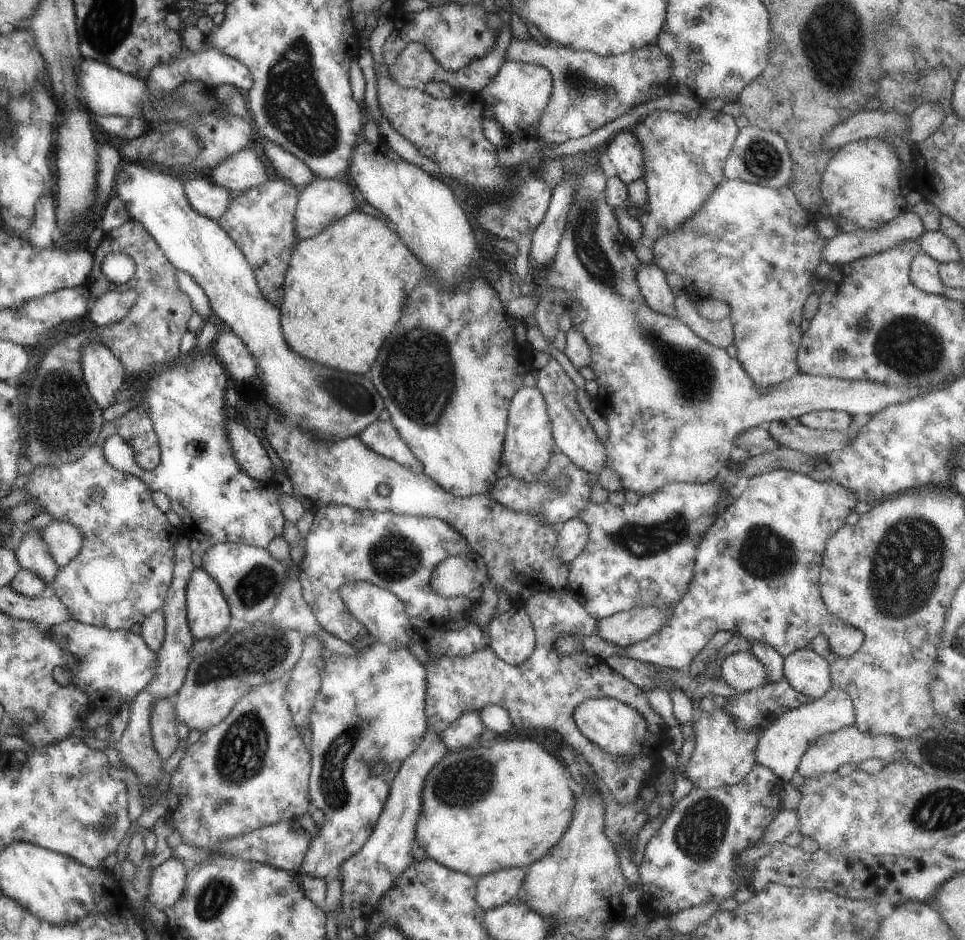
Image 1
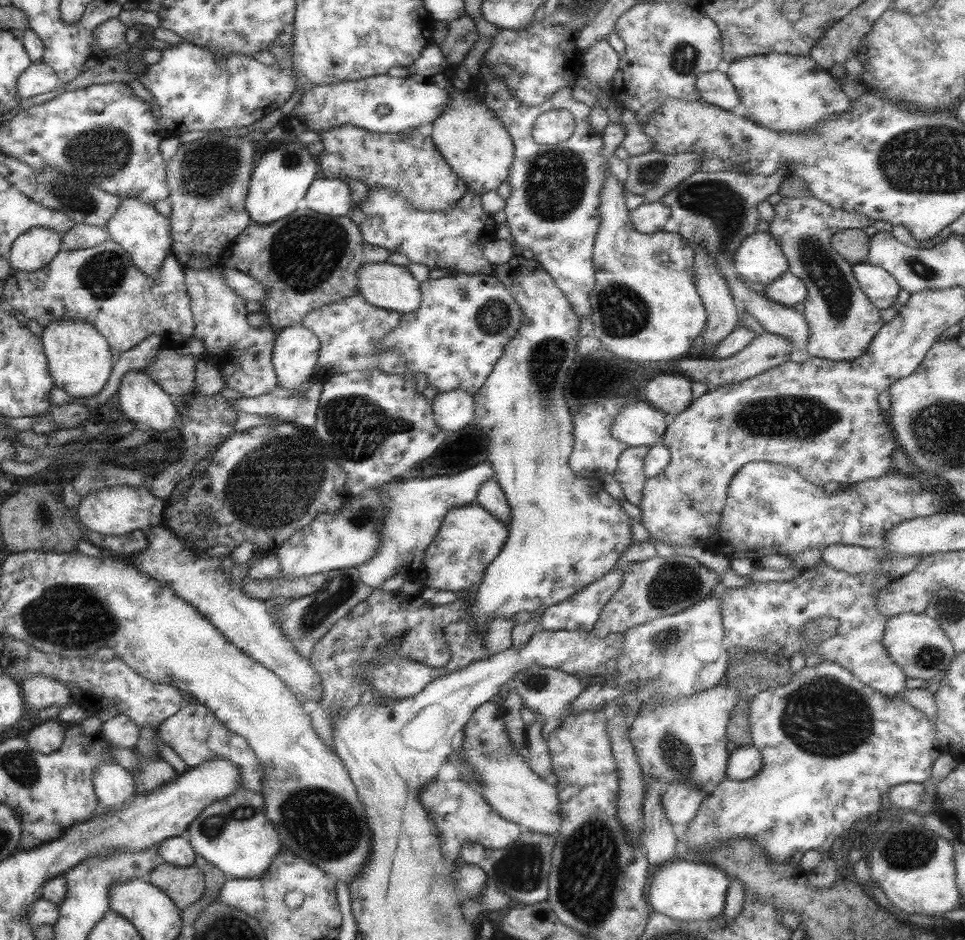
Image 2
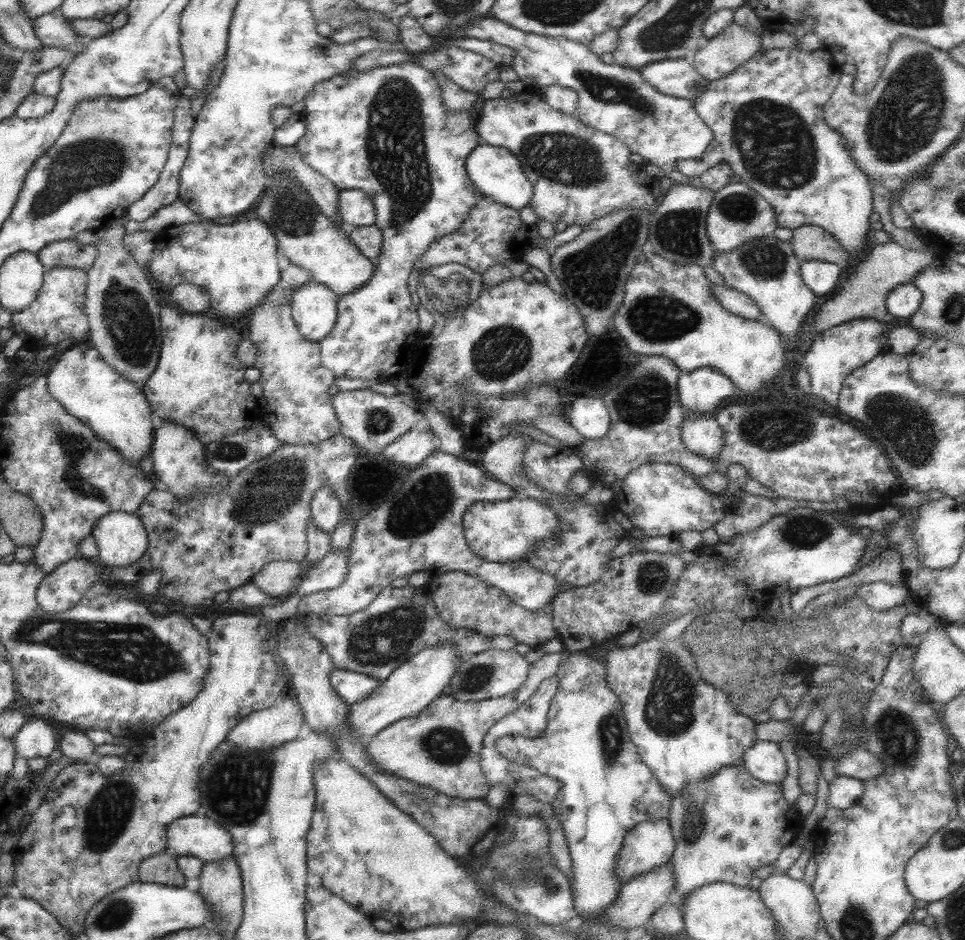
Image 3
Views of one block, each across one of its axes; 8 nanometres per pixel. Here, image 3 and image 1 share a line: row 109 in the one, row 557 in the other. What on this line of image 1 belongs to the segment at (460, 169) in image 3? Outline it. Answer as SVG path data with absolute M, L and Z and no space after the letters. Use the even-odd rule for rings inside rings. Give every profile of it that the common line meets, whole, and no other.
M327 504L327 506L321 506L313 512L313 519L307 536L305 536L303 548L303 556L296 562L301 596L305 604L311 608L317 624L323 630L327 630L331 636L349 644L353 640L361 639L367 632L361 622L347 612L348 608L345 608L343 598L339 594L341 586L347 582L367 582L367 584L373 584L377 588L391 592L403 604L405 616L409 618L409 624L413 628L442 628L445 625L446 616L451 616L454 612L469 612L474 607L468 598L445 598L439 596L437 592L433 592L433 588L429 586L429 576L438 562L441 562L446 556L467 554L470 549L461 534L453 530L447 522L438 518L389 511L355 510L355 508L343 504Z

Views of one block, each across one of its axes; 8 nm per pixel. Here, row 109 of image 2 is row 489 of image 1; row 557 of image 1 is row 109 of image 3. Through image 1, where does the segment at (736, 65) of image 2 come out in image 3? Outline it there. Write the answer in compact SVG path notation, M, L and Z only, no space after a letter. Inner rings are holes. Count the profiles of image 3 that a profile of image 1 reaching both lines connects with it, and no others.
M762 49L755 53L747 62L740 64L735 70L729 74L723 75L715 81L707 81L705 90L701 92L699 98L693 102L693 108L697 116L709 127L712 132L711 140L705 148L705 152L701 154L699 160L677 160L675 163L675 170L686 176L687 178L695 178L699 176L707 168L723 162L726 164L735 176L739 176L739 181L747 185L749 189L755 191L759 196L775 211L775 222L779 228L795 229L805 225L819 226L826 230L845 251L847 251L847 259L849 256L855 256L865 243L867 242L867 233L869 232L869 215L871 215L871 189L872 185L867 181L867 175L855 165L855 161L851 159L851 153L845 147L845 139L841 137L837 131L827 126L821 118L822 106L829 100L829 96L838 84L838 78L841 76L842 66L837 64L831 58L831 53L824 50L816 51L801 51L799 49Z

